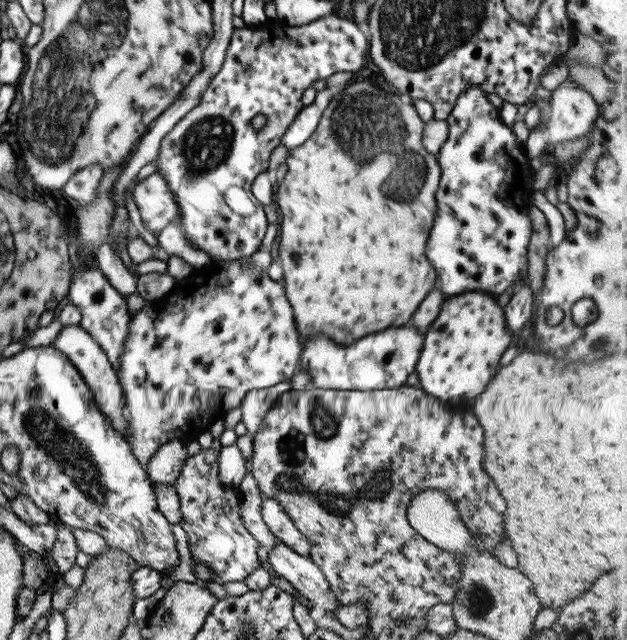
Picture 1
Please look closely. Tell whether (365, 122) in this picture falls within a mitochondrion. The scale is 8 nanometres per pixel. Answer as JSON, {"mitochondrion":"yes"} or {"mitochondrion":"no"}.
{"mitochondrion":"yes"}

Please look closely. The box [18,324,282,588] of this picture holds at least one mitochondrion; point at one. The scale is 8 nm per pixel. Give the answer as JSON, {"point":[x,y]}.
{"point":[44,424]}

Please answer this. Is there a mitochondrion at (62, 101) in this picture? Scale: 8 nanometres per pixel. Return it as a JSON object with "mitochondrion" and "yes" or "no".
{"mitochondrion":"yes"}

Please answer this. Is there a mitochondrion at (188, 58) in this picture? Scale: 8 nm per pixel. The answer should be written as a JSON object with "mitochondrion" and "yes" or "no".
{"mitochondrion":"no"}

